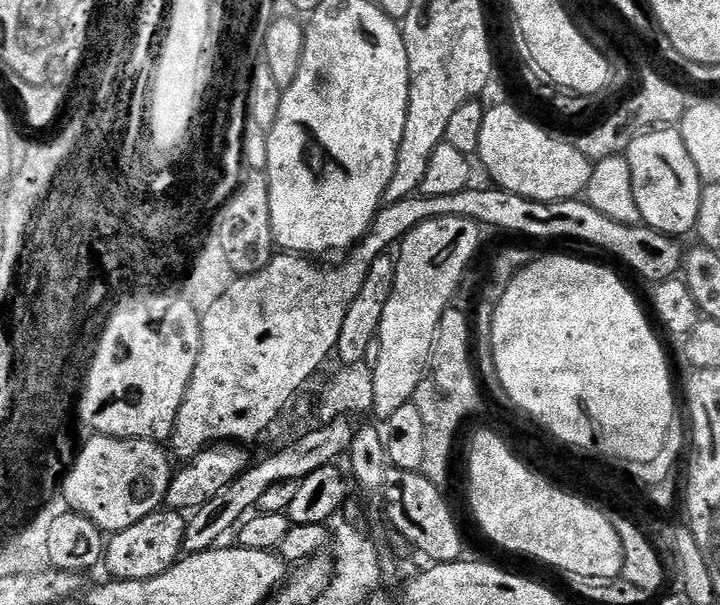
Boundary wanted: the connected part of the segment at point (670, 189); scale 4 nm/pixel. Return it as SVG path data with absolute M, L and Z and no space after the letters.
M665 126L639 133L625 148L624 157L630 168L631 189L641 221L647 227L673 238L691 235L696 229L704 183L682 141L680 130Z

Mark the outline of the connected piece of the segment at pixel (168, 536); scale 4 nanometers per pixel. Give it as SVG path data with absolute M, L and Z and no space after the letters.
M164 506L155 512L146 514L146 518L132 520L126 530L113 532L104 545L103 567L108 567L108 576L113 580L149 580L158 578L170 570L181 559L184 552L184 539L188 525L185 513L174 512Z

